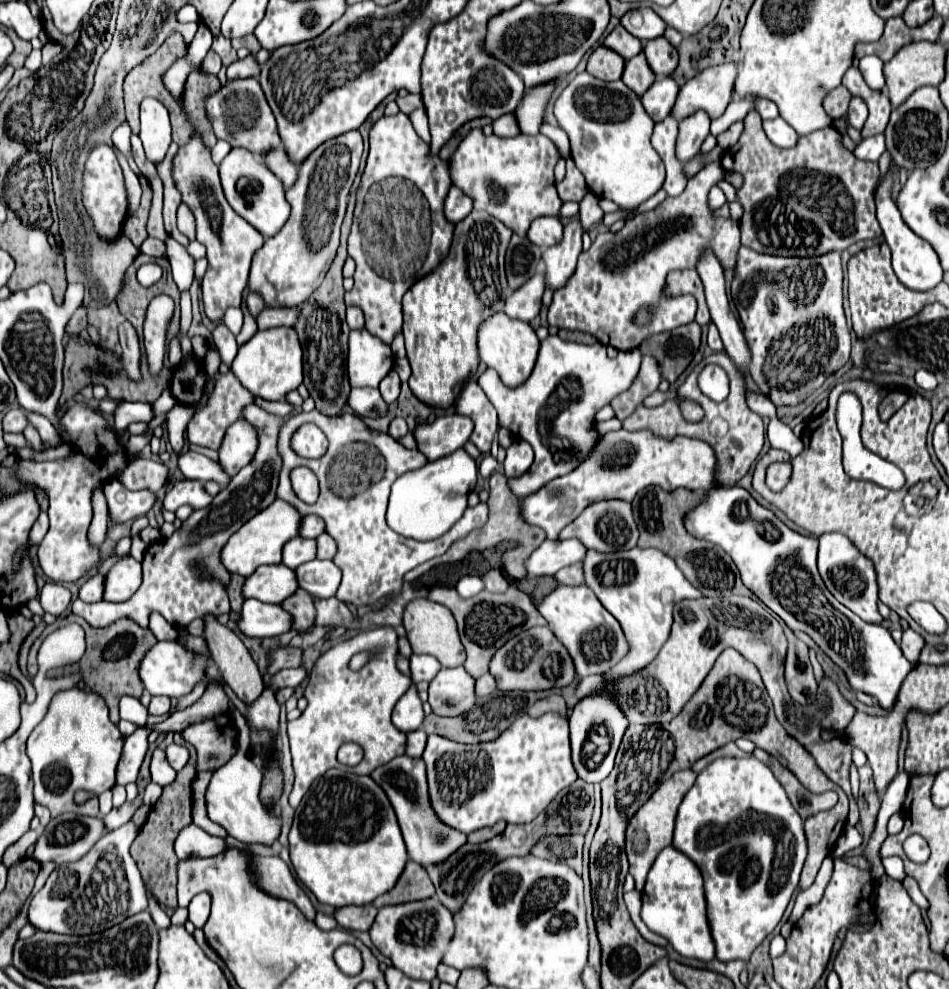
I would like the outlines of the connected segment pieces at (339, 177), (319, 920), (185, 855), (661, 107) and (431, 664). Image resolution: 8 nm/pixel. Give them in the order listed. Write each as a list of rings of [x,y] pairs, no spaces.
[[[348,131],[322,143],[300,165],[298,181],[286,191],[286,199],[292,203],[290,219],[274,237],[264,241],[262,249],[258,249],[252,259],[248,291],[258,293],[266,307],[300,305],[324,281],[340,245],[340,225],[346,213],[348,191],[358,173],[360,157],[362,135],[358,131]]]
[[[318,911],[318,913],[316,913],[316,919],[314,919],[314,923],[316,923],[320,929],[324,929],[324,931],[330,931],[330,929],[338,927],[336,919],[332,919],[330,915],[326,915],[326,913],[322,913],[322,911]]]
[[[194,823],[184,827],[180,835],[176,837],[174,849],[178,859],[198,859],[198,857],[210,857],[210,855],[220,855],[228,845],[224,839],[208,835],[204,829],[196,827]]]
[[[660,77],[642,95],[642,105],[654,121],[660,121],[672,115],[672,107],[676,103],[678,93],[680,93],[680,85],[672,77]]]
[[[412,655],[410,657],[410,671],[412,671],[412,681],[430,681],[438,675],[440,663],[432,659],[430,655]]]

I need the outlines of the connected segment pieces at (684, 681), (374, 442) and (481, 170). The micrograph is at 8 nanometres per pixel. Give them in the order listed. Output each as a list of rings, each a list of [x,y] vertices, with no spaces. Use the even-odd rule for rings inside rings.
[[[680,601],[674,611],[674,625],[670,639],[660,649],[658,657],[640,673],[616,687],[622,711],[626,711],[632,723],[668,723],[672,721],[692,695],[700,689],[702,681],[710,673],[716,657],[724,651],[724,639],[720,639],[720,619],[712,615],[712,607],[696,601]]]
[[[316,409],[312,413],[296,413],[286,419],[280,427],[280,457],[284,459],[284,467],[280,471],[278,497],[292,503],[302,515],[318,515],[326,521],[326,533],[330,533],[338,543],[338,553],[334,563],[342,569],[342,585],[336,597],[342,603],[360,607],[376,605],[386,599],[390,603],[404,587],[404,575],[418,567],[420,563],[444,555],[454,541],[464,539],[468,533],[484,527],[488,521],[488,505],[478,503],[476,507],[468,507],[460,523],[456,523],[448,533],[440,539],[432,541],[416,541],[402,535],[396,535],[386,523],[386,507],[392,483],[404,475],[406,471],[418,469],[428,463],[428,459],[416,451],[406,449],[398,441],[394,441],[388,433],[380,433],[370,429],[362,419],[354,413],[344,413],[338,417],[326,417]],[[302,423],[316,423],[324,429],[328,437],[328,451],[320,459],[300,459],[290,449],[290,437]],[[296,467],[308,467],[320,481],[320,497],[314,505],[306,505],[298,499],[290,483],[290,471]]]
[[[472,129],[450,159],[452,183],[474,199],[476,211],[486,211],[500,219],[514,233],[524,237],[532,219],[560,215],[562,201],[554,193],[554,167],[562,159],[558,147],[546,135],[516,135],[500,139],[484,137],[480,129]]]

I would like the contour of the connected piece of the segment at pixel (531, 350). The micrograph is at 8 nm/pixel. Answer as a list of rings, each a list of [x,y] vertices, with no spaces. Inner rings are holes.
[[[496,313],[490,319],[486,319],[478,333],[480,361],[486,363],[486,367],[496,369],[496,373],[500,375],[506,387],[518,387],[518,383],[524,383],[528,379],[532,367],[536,365],[538,349],[540,349],[540,341],[536,337],[536,331],[524,321],[510,319],[506,313]]]

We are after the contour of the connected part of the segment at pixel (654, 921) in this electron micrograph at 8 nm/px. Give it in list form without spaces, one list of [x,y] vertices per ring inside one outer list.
[[[666,847],[656,857],[646,887],[642,891],[642,921],[650,931],[668,939],[668,943],[684,957],[710,961],[716,957],[716,945],[708,931],[708,915],[704,903],[704,879],[692,859],[680,855],[674,847]]]

